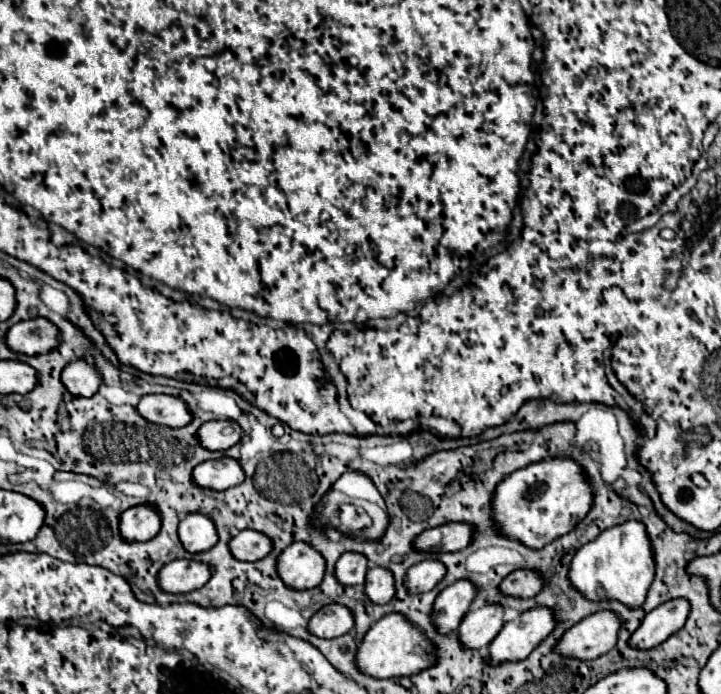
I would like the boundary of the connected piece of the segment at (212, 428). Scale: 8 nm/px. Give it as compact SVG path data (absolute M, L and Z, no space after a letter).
M229 420L223 422L205 422L199 428L199 444L203 448L215 452L215 450L227 450L235 446L241 438L241 428Z

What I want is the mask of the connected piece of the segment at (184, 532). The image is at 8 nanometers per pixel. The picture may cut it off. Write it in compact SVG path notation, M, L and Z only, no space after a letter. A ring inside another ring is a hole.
M189 514L179 522L179 540L191 554L205 552L217 544L217 528L203 514Z

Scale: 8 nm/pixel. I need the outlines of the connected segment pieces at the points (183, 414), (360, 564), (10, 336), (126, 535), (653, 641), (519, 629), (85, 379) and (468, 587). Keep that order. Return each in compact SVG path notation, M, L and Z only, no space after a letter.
M151 394L143 396L135 410L153 424L169 426L169 428L181 428L191 422L191 412L187 410L187 404L181 398L165 396L165 394Z
M345 552L335 564L335 578L343 586L357 586L365 582L367 572L367 558L363 554Z
M45 318L23 320L7 330L7 346L19 354L27 356L47 354L57 344L59 344L59 332Z
M135 506L119 516L119 532L123 540L131 542L147 542L157 536L161 528L161 520L151 506Z
M683 598L669 600L651 610L643 624L631 634L631 648L655 648L683 628L689 614L689 602Z
M533 608L519 614L517 620L505 622L501 632L489 644L487 664L525 660L553 628L555 620L549 608Z
M73 360L71 364L67 364L67 368L63 368L61 372L61 380L67 392L79 398L91 398L103 382L93 364L85 360Z
M459 580L447 586L437 598L431 614L431 622L435 624L439 634L455 632L463 616L467 614L471 602L475 598L475 586L469 580Z

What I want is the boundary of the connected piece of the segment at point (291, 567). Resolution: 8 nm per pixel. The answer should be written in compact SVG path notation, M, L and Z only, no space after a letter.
M295 542L279 554L277 572L283 584L287 584L291 590L309 590L321 584L325 560L309 544Z

